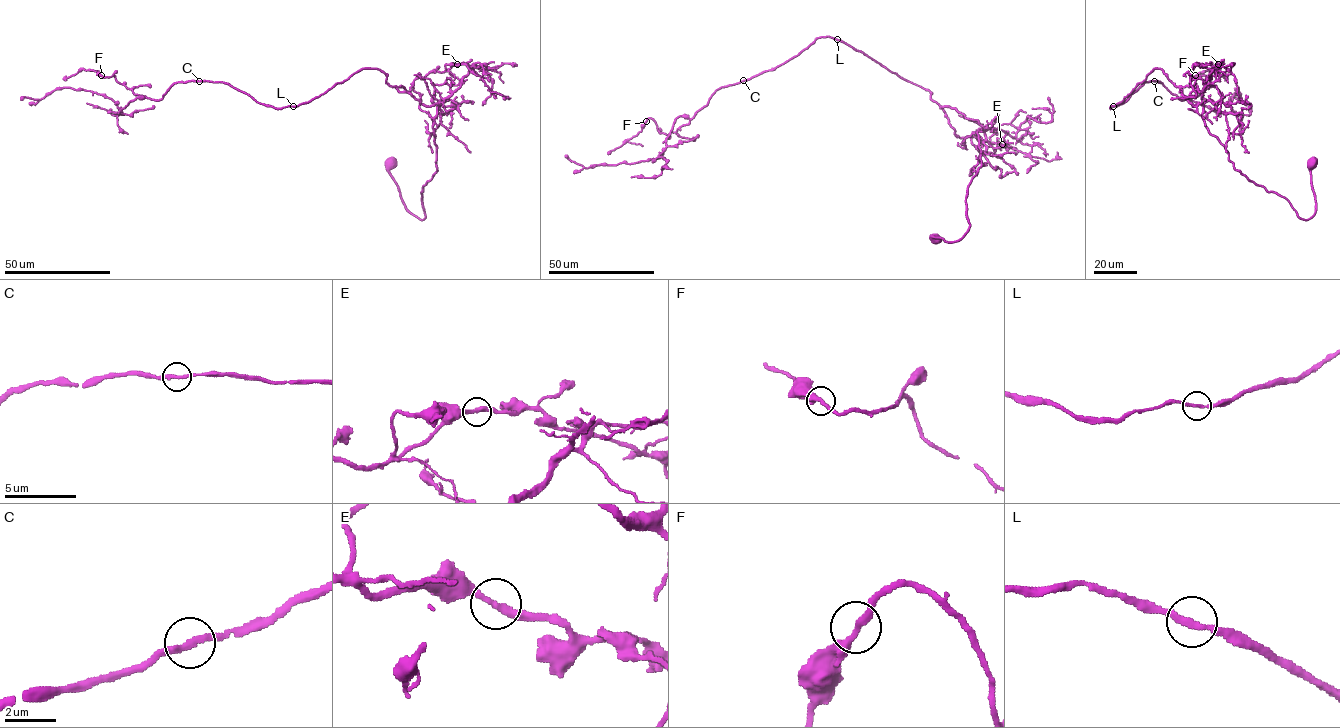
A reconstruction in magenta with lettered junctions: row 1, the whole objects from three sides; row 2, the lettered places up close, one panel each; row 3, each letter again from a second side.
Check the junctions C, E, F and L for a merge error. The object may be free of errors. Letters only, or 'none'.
none

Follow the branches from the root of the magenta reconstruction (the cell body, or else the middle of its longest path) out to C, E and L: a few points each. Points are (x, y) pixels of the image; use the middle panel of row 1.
C: (937, 239), (958, 241), (970, 225), (965, 197), (981, 166), (977, 120), (828, 36), (743, 80)
E: (937, 239), (958, 241), (970, 225), (965, 197), (981, 166), (979, 128), (1000, 128), (1032, 150), (1002, 144)
L: (937, 239), (958, 241), (970, 225), (965, 197), (981, 166), (977, 132), (982, 127), (837, 39)

